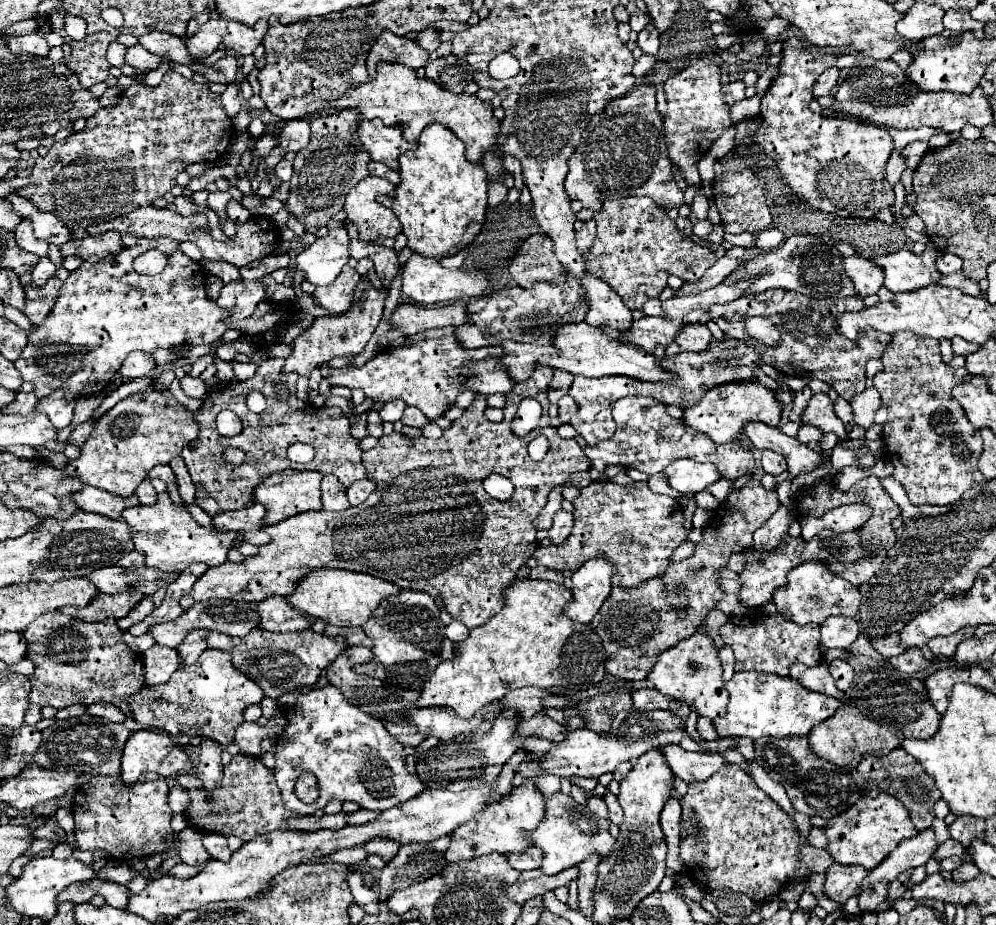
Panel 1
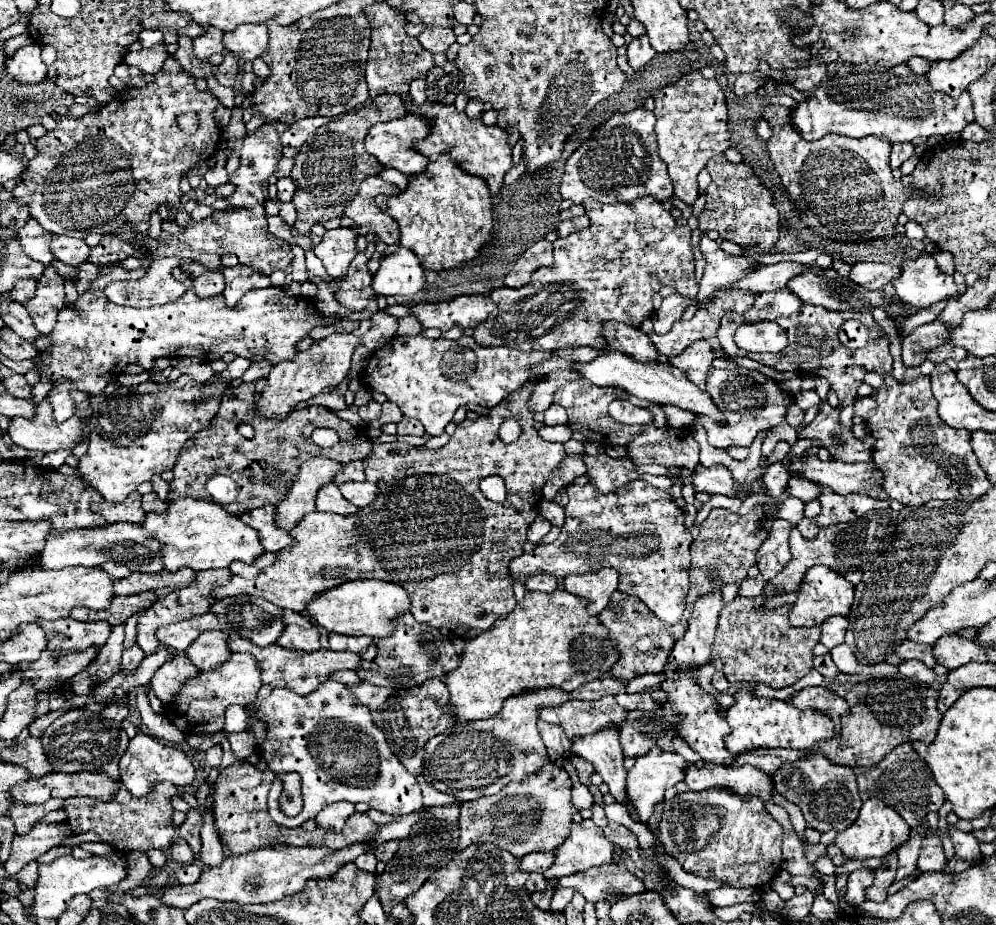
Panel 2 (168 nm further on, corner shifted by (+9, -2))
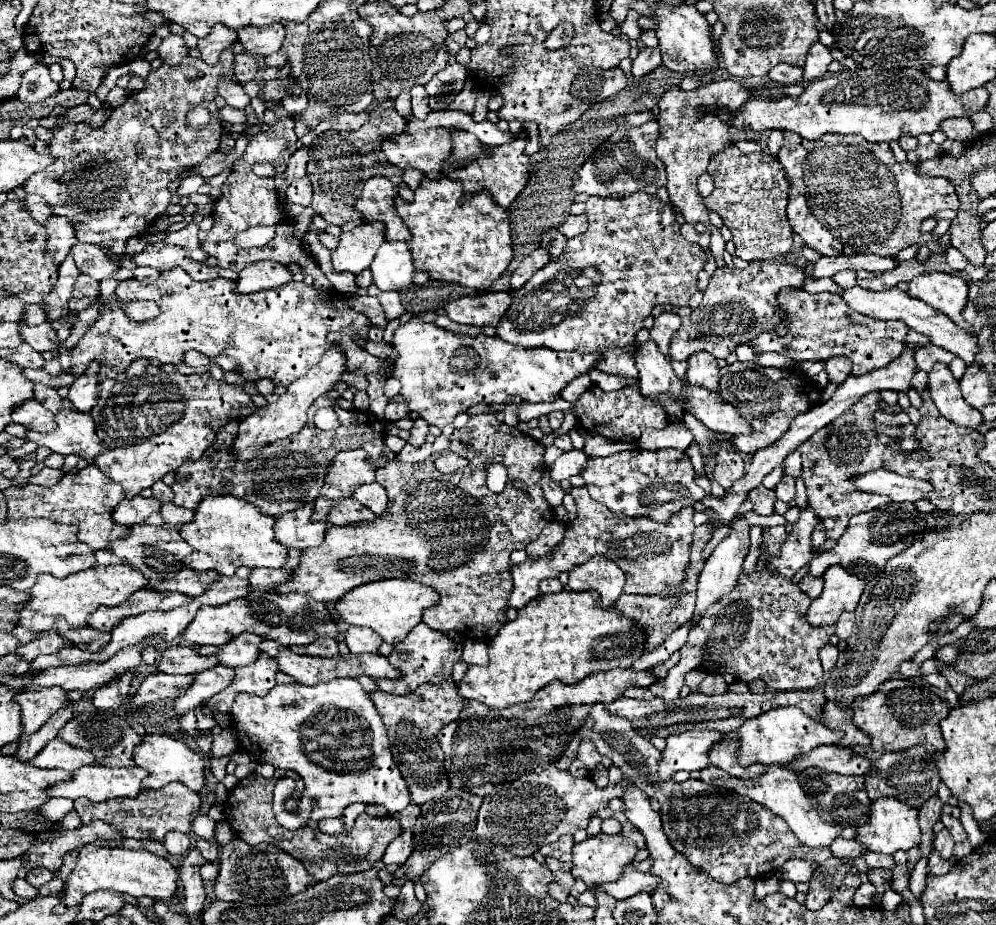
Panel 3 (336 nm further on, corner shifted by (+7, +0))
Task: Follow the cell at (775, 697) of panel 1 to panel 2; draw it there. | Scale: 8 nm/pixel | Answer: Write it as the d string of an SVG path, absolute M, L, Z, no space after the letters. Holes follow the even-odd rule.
M754 686L752 688L740 688L732 694L734 704L726 708L726 722L730 724L732 732L726 736L724 744L732 756L738 756L752 748L796 748L796 750L808 750L820 740L834 736L834 722L824 712L814 710L798 710L788 700L776 700L776 698L756 698Z

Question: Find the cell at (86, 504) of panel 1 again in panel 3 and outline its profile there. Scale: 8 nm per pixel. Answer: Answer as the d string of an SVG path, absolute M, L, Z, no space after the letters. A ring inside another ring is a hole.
M134 496L130 500L122 500L118 508L114 508L114 520L124 526L134 526L134 524L152 524L152 526L162 526L164 520L160 516L160 506L156 498L142 498Z

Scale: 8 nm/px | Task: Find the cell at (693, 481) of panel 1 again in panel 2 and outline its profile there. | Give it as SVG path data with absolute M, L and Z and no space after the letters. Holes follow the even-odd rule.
M698 464L698 468L692 472L690 480L692 480L692 486L694 486L696 492L726 494L726 496L736 496L738 494L738 488L734 486L730 470L722 464L710 466L710 468Z

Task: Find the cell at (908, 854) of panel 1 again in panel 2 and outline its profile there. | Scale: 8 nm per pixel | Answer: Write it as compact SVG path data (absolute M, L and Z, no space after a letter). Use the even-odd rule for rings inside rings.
M928 834L922 842L922 848L920 848L920 856L918 856L918 870L920 872L928 872L928 870L934 870L934 872L940 872L944 866L946 866L946 858L944 858L944 852L942 852L942 842Z

